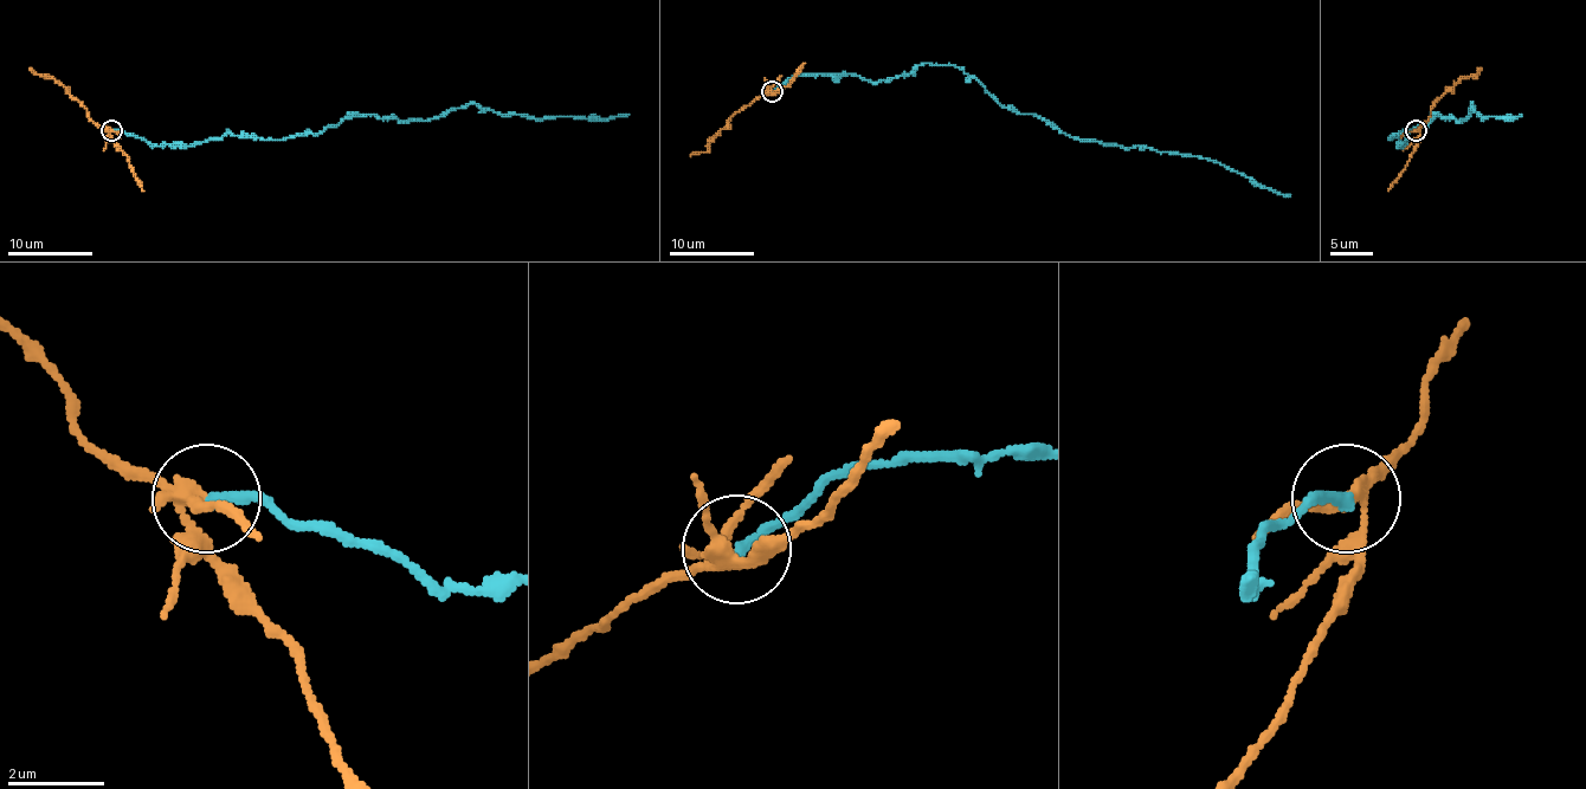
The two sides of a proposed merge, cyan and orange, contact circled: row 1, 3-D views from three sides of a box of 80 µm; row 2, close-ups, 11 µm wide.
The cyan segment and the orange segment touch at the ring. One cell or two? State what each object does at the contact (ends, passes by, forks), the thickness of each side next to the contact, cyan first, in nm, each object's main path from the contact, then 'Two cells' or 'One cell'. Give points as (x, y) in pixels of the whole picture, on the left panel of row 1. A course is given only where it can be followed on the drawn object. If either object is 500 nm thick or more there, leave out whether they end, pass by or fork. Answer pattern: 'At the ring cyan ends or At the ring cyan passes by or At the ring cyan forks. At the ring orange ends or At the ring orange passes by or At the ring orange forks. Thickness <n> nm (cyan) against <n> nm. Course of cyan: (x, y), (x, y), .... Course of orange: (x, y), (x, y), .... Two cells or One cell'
At the ring cyan ends. At the ring orange forks. Thickness 220 nm (cyan) against 200 nm. Course of cyan: (111, 129), (194, 146), (229, 134), (294, 137), (360, 115), (438, 118), (470, 104), (548, 118), (629, 115). Course of orange: (111, 129), (100, 127), (55, 78), (30, 68). Two cells

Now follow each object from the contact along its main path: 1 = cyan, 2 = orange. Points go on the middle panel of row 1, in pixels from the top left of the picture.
1: (773, 90), (819, 73), (881, 82), (926, 63), (955, 65), (1001, 105), (1078, 140), (1210, 159), (1290, 196)
2: (773, 90), (743, 105), (706, 152), (690, 156)

